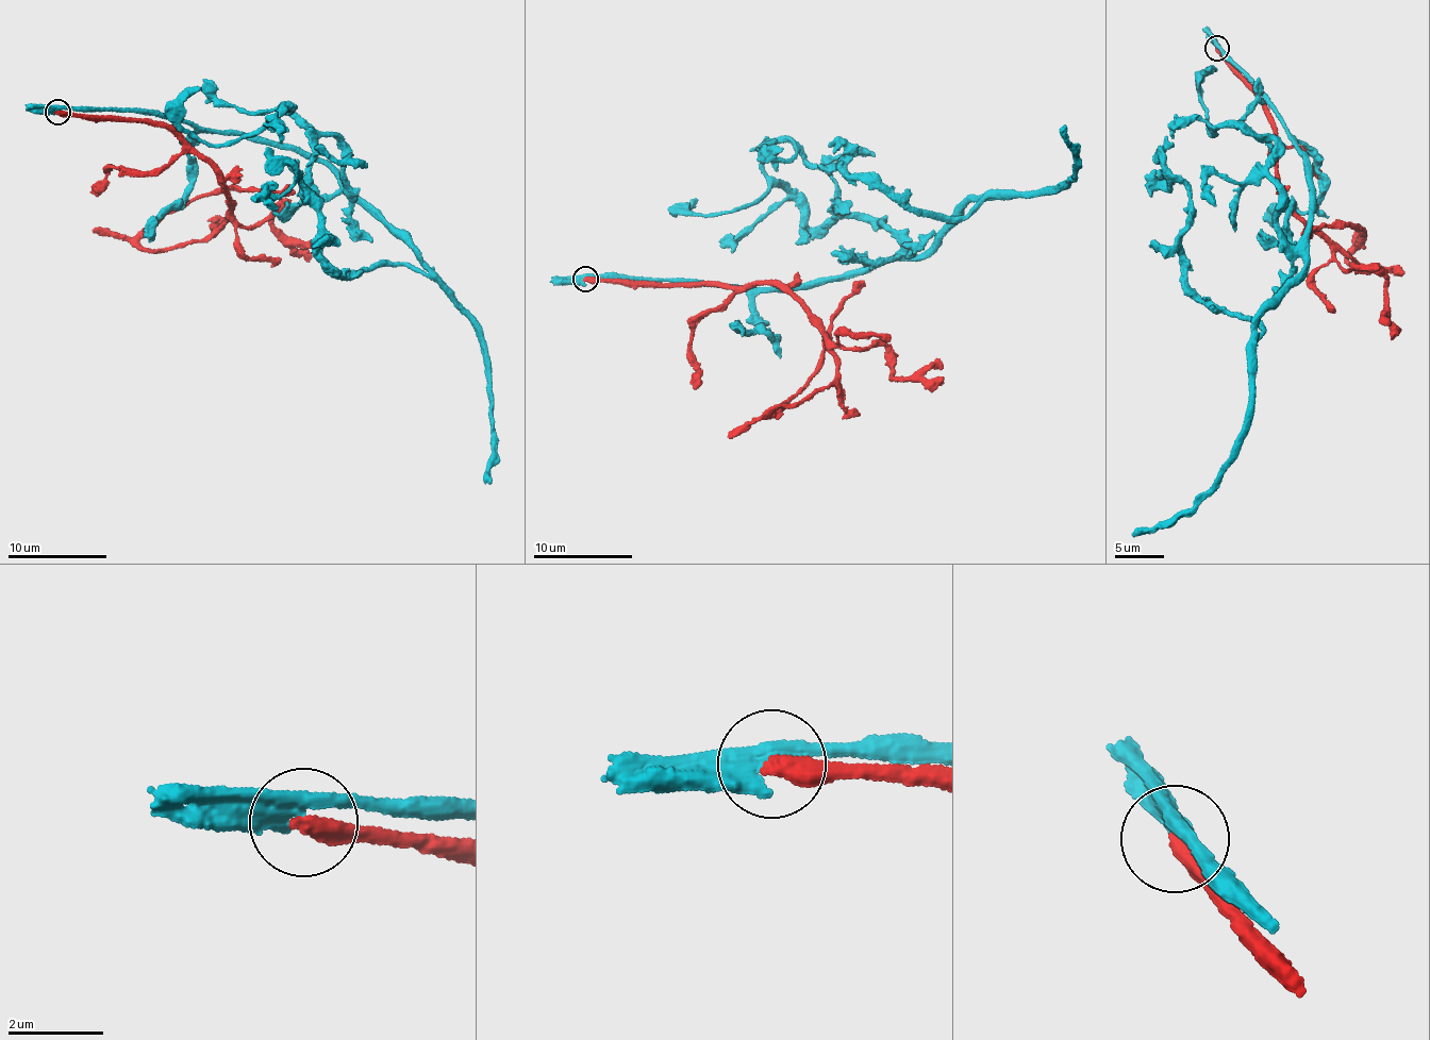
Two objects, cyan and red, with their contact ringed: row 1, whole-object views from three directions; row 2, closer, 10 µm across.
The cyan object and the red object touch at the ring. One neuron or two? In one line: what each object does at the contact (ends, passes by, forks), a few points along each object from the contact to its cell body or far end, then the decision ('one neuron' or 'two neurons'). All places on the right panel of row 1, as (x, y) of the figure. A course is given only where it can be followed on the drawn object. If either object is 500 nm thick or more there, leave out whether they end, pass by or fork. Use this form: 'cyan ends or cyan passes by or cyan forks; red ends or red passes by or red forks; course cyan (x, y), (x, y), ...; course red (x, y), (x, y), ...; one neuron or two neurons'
cyan passes by; red ends; course cyan (1217, 47), (1267, 98), (1314, 191), (1309, 251), (1254, 337), (1189, 286), (1187, 187), (1147, 178); course red (1217, 47), (1266, 111), (1290, 207), (1357, 269), (1346, 261), (1361, 229), (1340, 223), (1307, 236); two neurons

